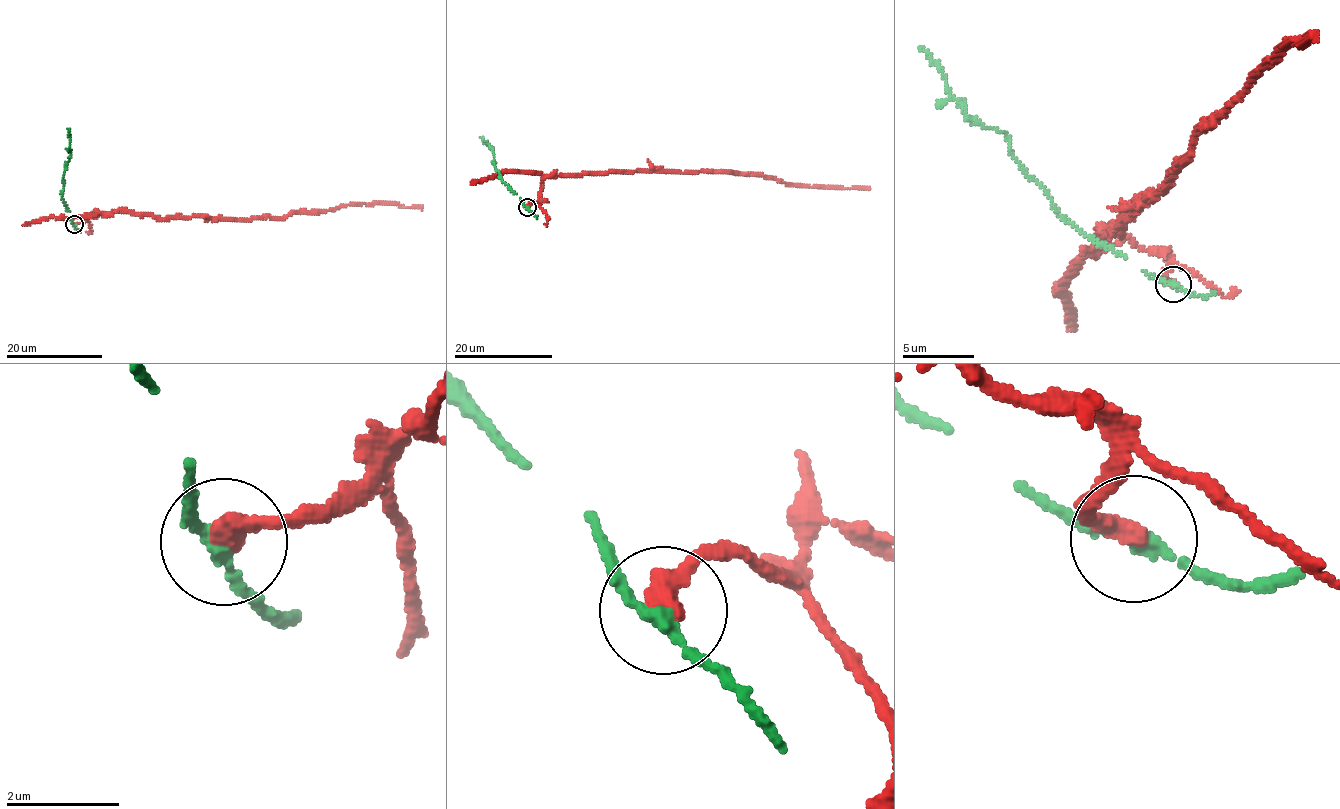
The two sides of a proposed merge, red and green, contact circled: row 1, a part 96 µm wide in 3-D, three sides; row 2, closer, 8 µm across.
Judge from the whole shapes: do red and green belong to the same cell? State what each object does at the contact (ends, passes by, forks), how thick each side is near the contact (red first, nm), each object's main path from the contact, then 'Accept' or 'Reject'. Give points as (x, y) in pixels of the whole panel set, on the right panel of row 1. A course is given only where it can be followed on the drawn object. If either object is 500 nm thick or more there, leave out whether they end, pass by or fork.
At the ring red ends. At the ring green passes by. Thickness 420 nm (red) against 200 nm. Course of red: (1174, 284), (1160, 251), (1120, 238), (1097, 249), (1110, 226), (1269, 62), (1317, 41). Course of green: (1174, 284), (1146, 274), (1069, 223), (1006, 137), (966, 113), (946, 85), (943, 68), (919, 48). Reject

